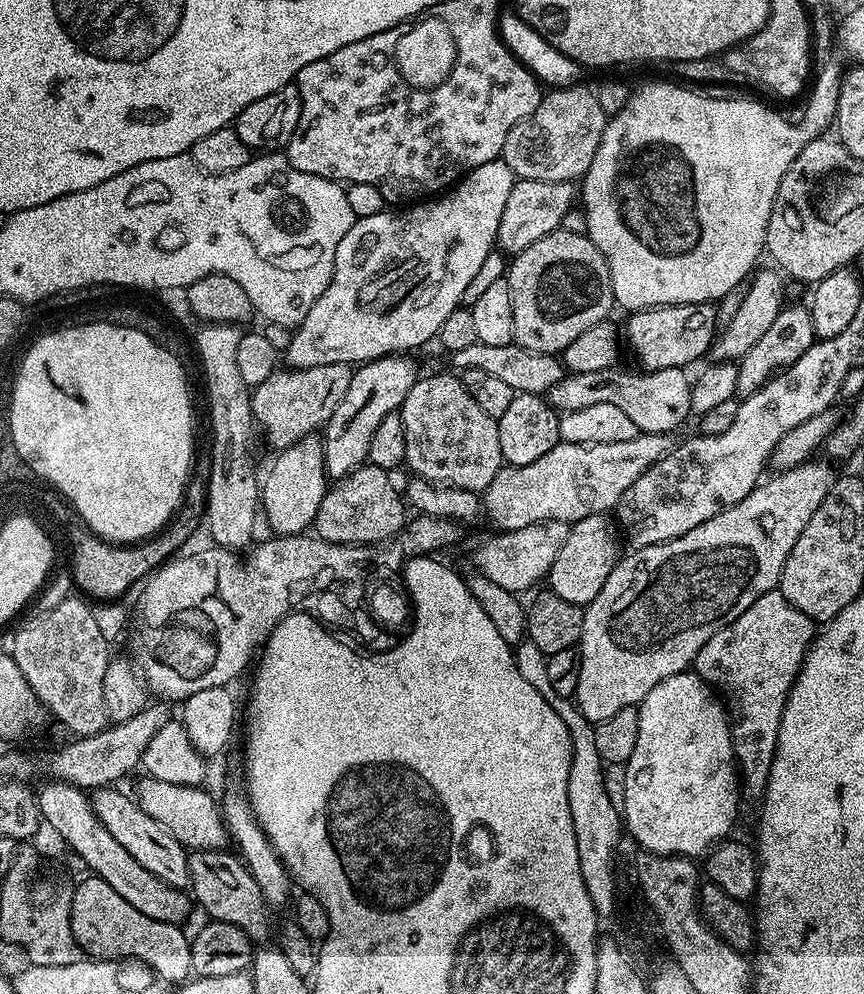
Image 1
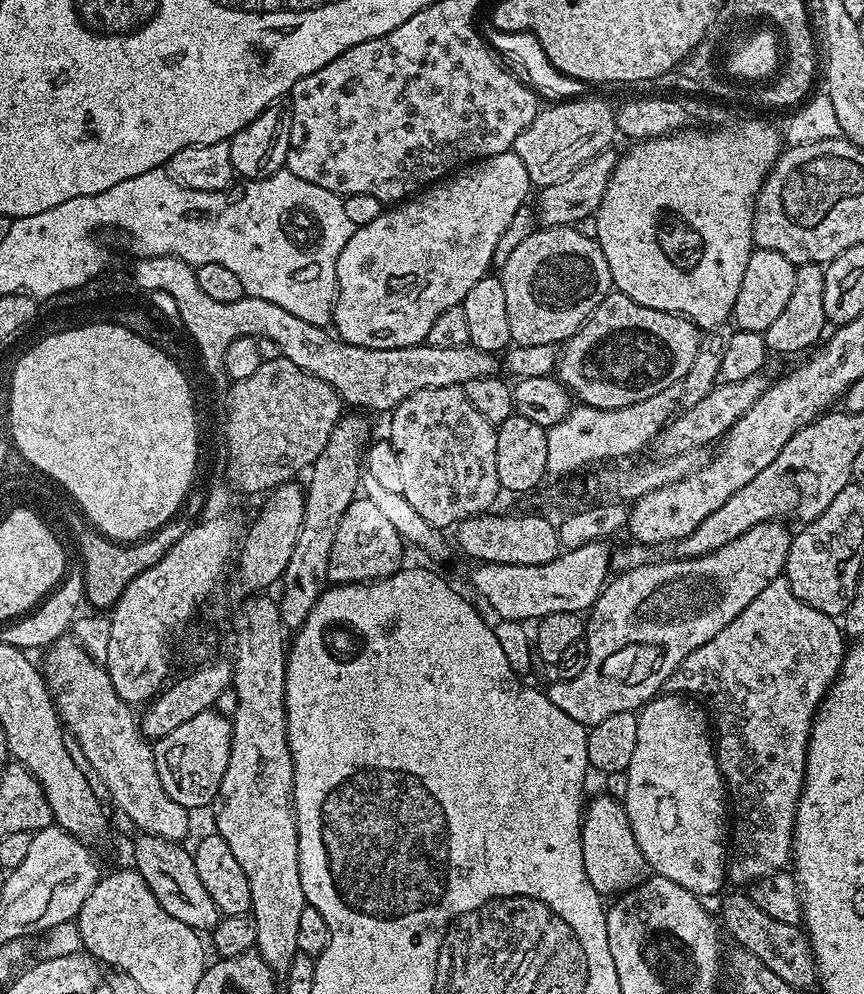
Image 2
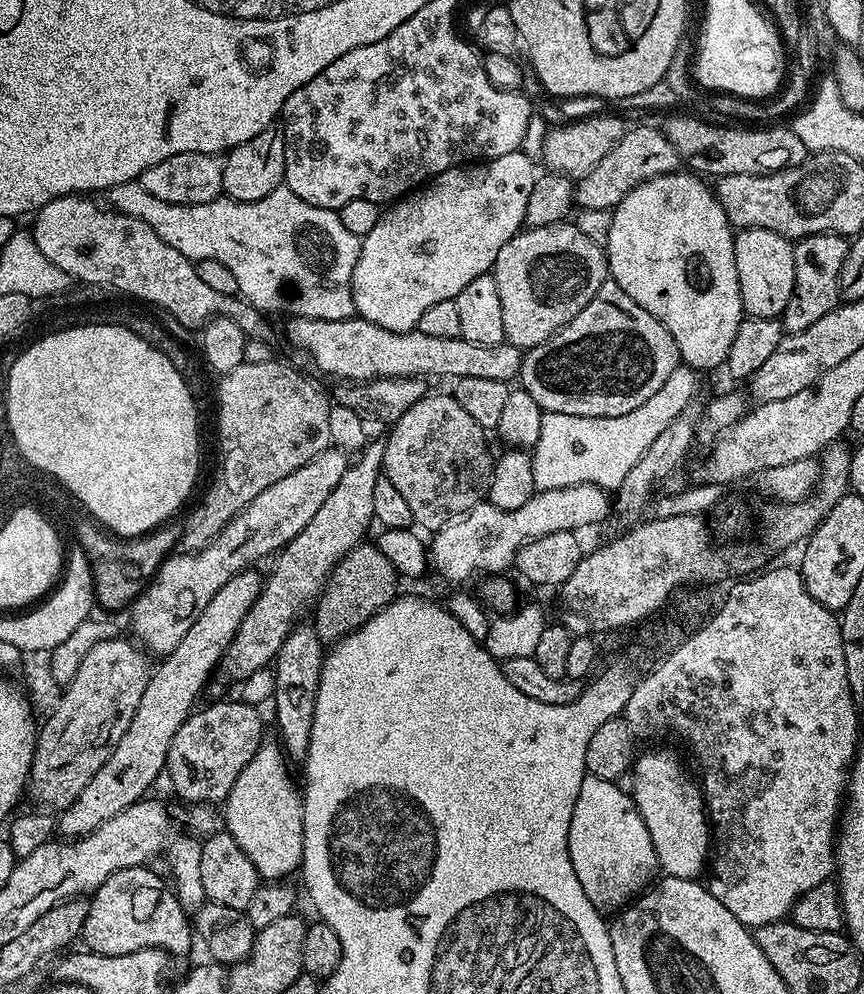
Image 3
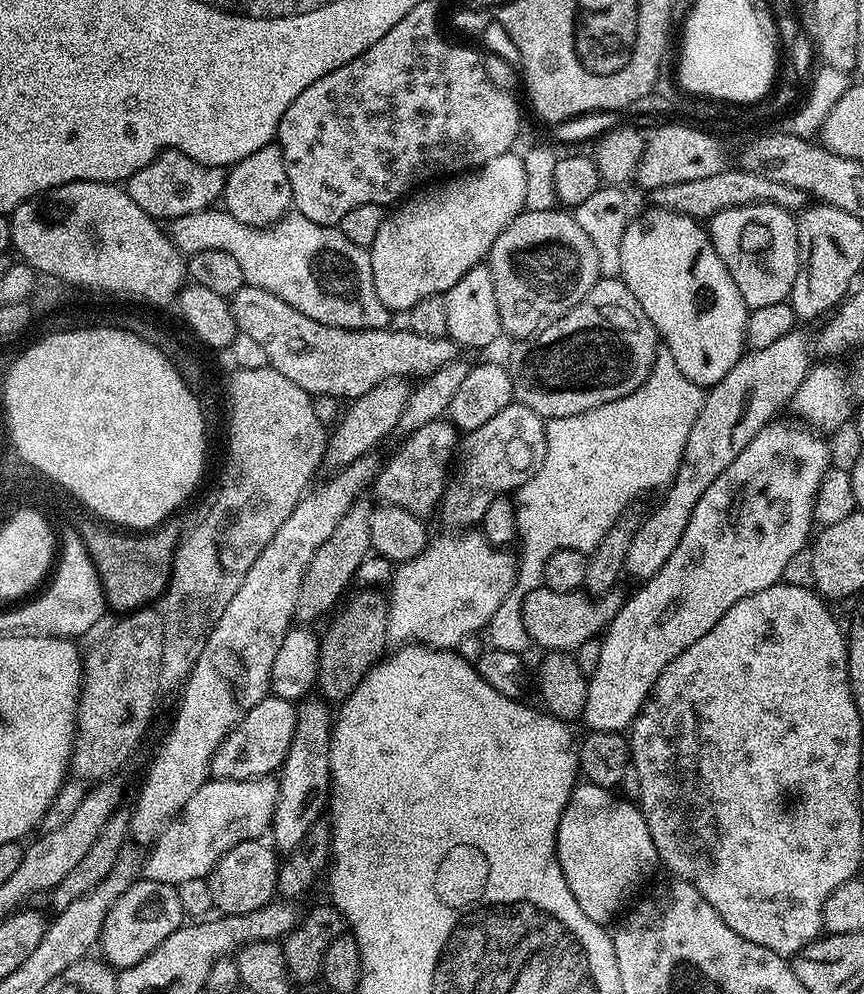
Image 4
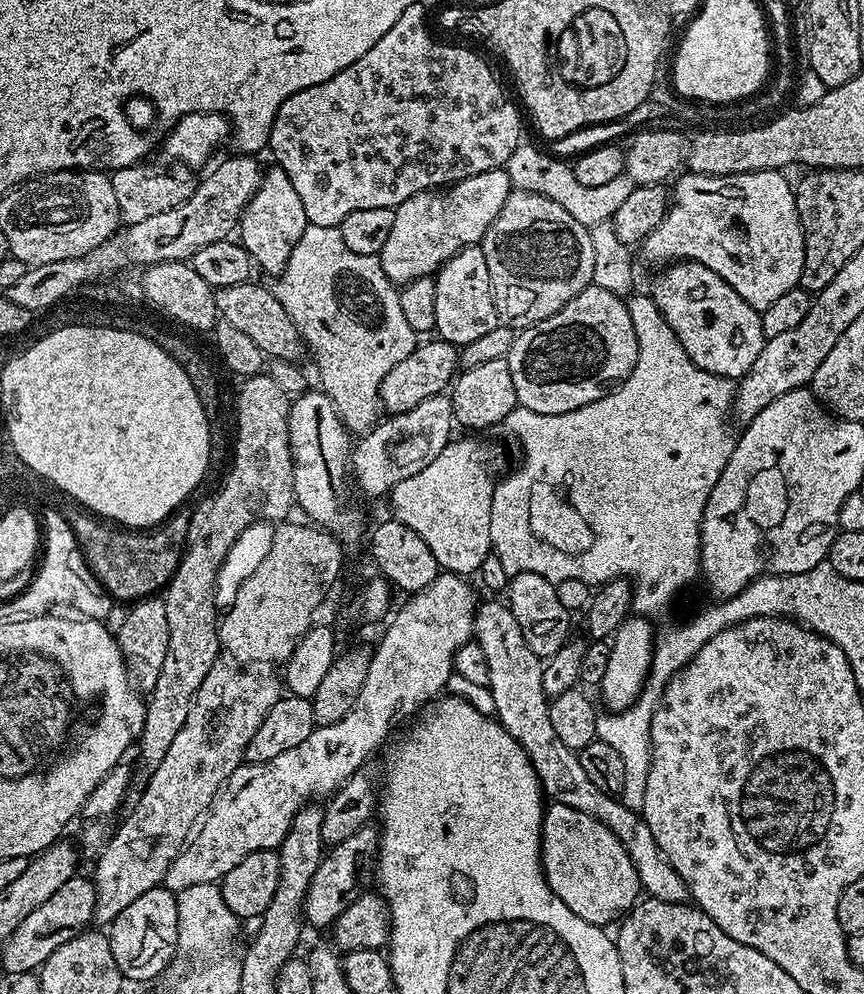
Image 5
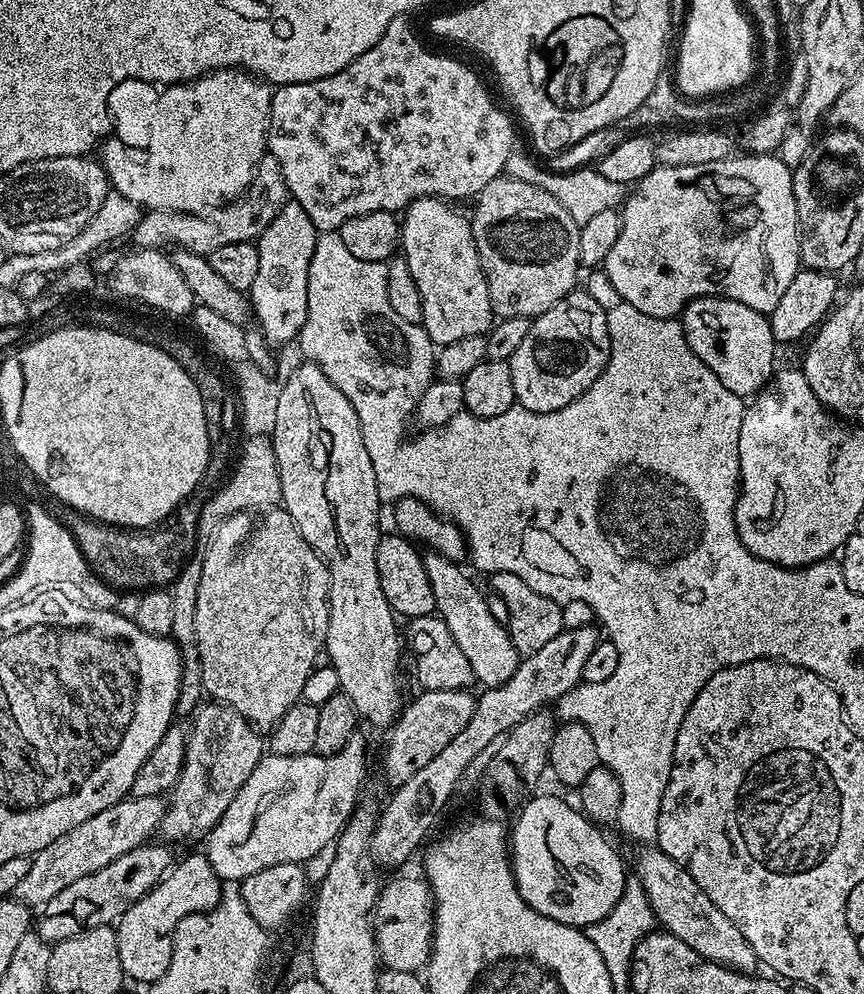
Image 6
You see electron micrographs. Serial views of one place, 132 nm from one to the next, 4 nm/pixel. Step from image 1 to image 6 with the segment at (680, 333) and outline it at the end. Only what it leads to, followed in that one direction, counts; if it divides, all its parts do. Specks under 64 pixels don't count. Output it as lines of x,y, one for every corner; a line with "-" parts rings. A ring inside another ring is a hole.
574,290
566,298
559,300
550,310
532,320
530,334
518,345
518,350
507,361
510,375
514,378
516,404
527,412
557,412
562,406
570,406
602,374
610,358
610,330
608,314
585,290

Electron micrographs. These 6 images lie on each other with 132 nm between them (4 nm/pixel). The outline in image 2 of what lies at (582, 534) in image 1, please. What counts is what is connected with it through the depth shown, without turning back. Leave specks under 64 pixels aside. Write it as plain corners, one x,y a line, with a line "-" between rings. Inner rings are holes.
603,541
586,543
584,546
565,549
548,563
540,566
518,566
517,563
479,563
472,574
472,584
487,604
502,620
518,621
520,623
537,621
544,616
556,613
585,613
596,604
602,589
610,576
611,549

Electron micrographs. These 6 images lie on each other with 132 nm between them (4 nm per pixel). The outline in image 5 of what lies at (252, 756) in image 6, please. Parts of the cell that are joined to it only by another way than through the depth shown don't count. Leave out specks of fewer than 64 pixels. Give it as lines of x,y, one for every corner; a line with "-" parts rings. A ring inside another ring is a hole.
217,662
210,670
210,674
206,674
206,678
202,678
202,686
198,686
198,694
192,700
190,712
186,718
186,722
182,722
182,730
178,730
178,735
174,738
170,750
166,750
166,758
162,758
162,762
158,762
158,770
154,770
154,774
150,777
147,784
143,785
140,797
136,800
136,805
132,808
132,813
125,818
120,824
120,829
113,831
108,838
108,845
102,849
100,855
95,857
96,876
94,875
94,883
96,886
96,915
95,923
100,926
111,925
114,918
118,918
118,914
122,914
122,910
126,910
126,906
130,906
130,902
134,902
134,898
142,898
142,894
146,894
146,890
151,888
159,888
163,885
166,870
170,870
170,866
174,862
174,858
178,858
178,854
188,843
193,835
194,829
201,823
202,817
212,807
212,802
216,795
224,786
224,781
230,778
230,774
234,774
236,768
241,767
245,763
244,751
246,746
250,746
250,738
254,738
254,730
258,730
258,726
262,726
262,718
266,718
266,714
270,714
270,710
274,706
274,702
278,702
282,695
282,684
279,679
275,680
272,676
263,676
260,670
245,670
243,667
237,666
235,663

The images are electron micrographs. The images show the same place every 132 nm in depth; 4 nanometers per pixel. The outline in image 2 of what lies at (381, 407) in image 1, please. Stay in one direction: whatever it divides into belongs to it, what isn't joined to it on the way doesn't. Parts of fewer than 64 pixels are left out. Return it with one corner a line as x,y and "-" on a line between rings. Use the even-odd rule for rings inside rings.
341,415
322,454
318,454
310,469
312,477
306,483
302,530
298,534
298,542
294,542
294,554
290,554
290,562
282,577
284,589
278,595
280,617
288,630
301,628
310,610
319,605
320,595
329,587
330,546
334,546
334,534
338,534
342,514
346,514
361,491
359,476
362,461
373,433
367,415
352,415
356,416

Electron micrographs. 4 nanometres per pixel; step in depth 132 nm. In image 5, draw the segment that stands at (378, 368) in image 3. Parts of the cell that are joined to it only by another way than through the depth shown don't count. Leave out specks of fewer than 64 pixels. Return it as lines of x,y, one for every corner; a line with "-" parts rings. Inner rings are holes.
249,282
215,289
216,311
219,319
230,322
230,326
236,327
237,330
242,330
242,334
248,335
257,344
258,350
264,352
265,357
299,361
299,356
305,355
306,352
306,345
300,336
300,331
294,326
290,314
282,310
282,302
278,302
275,291
271,287
263,288
256,283

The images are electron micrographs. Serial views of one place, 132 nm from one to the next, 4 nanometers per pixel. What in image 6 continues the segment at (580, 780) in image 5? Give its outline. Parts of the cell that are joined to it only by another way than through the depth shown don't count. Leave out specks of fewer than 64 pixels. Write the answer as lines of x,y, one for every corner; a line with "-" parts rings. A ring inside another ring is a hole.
429,551
427,555
423,557
424,569
430,578
430,590
434,590
436,612
444,619
446,626
450,626
450,634
454,634
454,642
458,642
462,654
466,654
466,659
470,661
470,670
474,670
476,680
479,683
482,682
481,685
484,688
497,688
500,684
505,684
512,677
514,670
520,665
522,659
519,650
516,649
510,638
507,627
500,624
490,614
485,593
480,593
476,589
475,582
460,569
462,567
459,563
447,560
446,557
442,557
434,551
-
644,846
636,856
635,879
639,880
642,890
652,907
652,913
656,916
656,924
674,938
682,938
690,950
716,964
722,964
734,972
752,974
757,971
758,961
754,950
750,950
750,942
742,938
738,926
706,898
702,886
690,878
690,874
684,869
679,860
670,858
659,846

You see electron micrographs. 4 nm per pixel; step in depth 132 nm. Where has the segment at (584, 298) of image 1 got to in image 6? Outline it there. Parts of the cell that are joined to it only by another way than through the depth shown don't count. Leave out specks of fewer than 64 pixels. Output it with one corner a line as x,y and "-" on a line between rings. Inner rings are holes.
502,174
490,182
475,197
476,209
470,212
470,223
476,249
480,255
480,265
488,283
490,306
500,318
540,316
550,306
566,298
577,287
576,275
582,272
580,263
580,225
564,209
561,202
546,190
528,182
516,181

